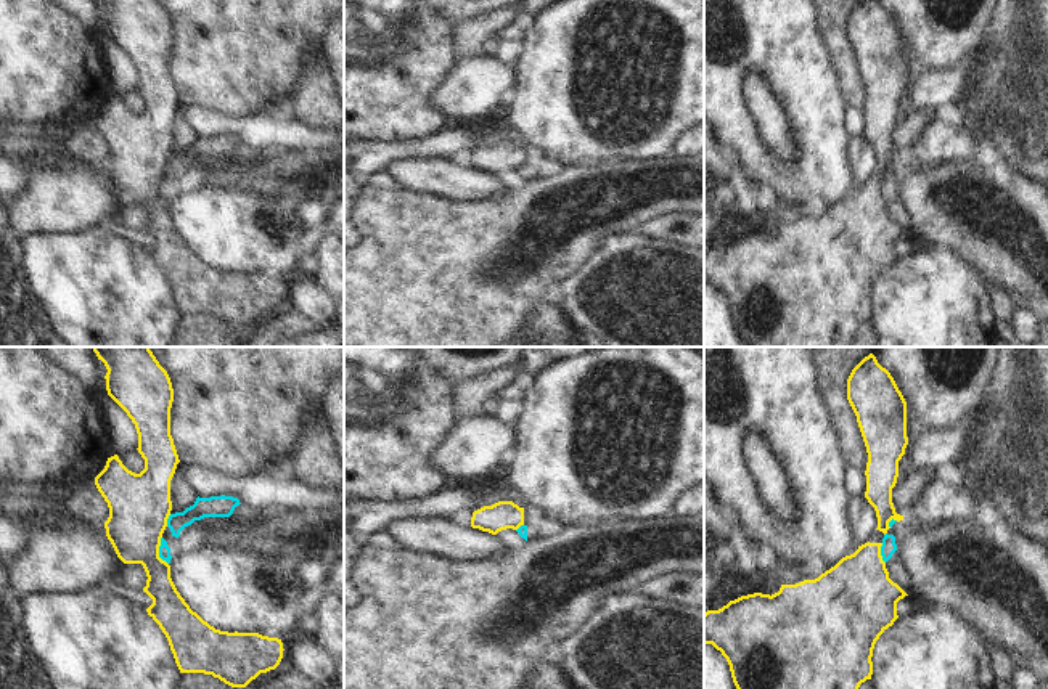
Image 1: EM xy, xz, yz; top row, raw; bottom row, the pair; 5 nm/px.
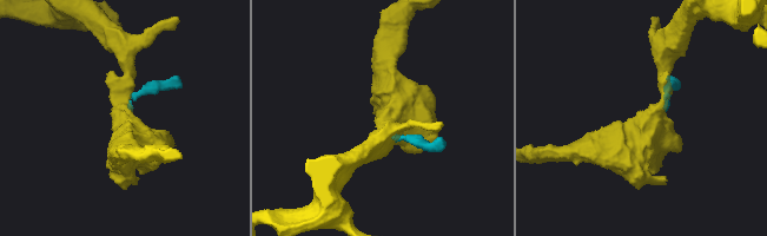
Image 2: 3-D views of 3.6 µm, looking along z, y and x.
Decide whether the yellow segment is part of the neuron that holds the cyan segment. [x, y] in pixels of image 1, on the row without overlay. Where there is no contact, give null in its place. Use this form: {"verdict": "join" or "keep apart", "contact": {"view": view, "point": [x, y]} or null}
{"verdict": "keep apart", "contact": {"view": "xy", "point": [159, 191]}}

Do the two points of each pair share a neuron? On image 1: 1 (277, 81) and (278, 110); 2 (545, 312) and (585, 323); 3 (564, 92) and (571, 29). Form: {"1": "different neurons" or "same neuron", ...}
{"1": "different neurons", "2": "different neurons", "3": "same neuron"}

